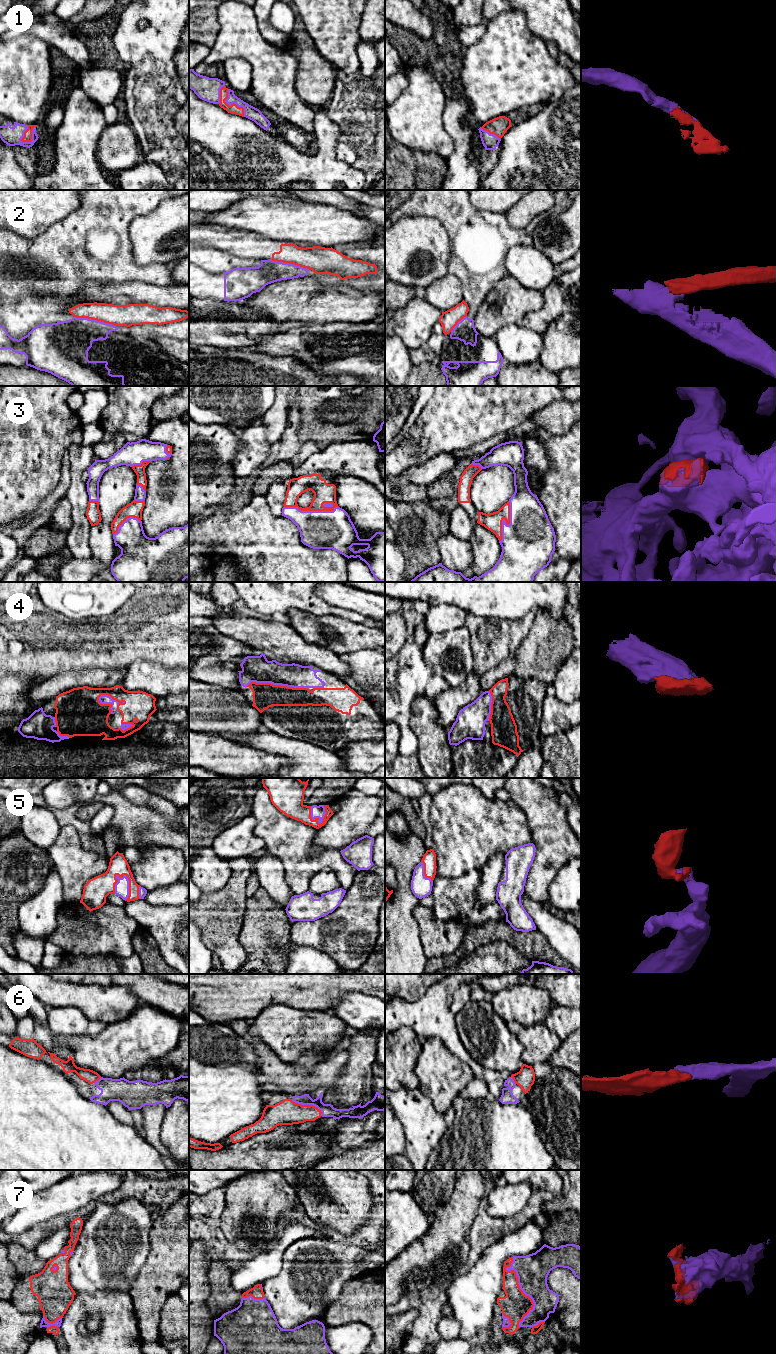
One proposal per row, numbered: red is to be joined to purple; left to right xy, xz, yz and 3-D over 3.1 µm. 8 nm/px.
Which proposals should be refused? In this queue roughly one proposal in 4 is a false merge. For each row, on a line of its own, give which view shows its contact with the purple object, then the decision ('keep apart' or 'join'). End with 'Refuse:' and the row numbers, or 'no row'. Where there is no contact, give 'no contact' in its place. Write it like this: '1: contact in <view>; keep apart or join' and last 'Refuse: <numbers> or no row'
1: contact in xy; join
2: contact in xy; keep apart
3: contact in xz; join
4: contact in xz; join
5: contact in xy; join
6: contact in xz; join
7: contact in yz; join
Refuse: 2

